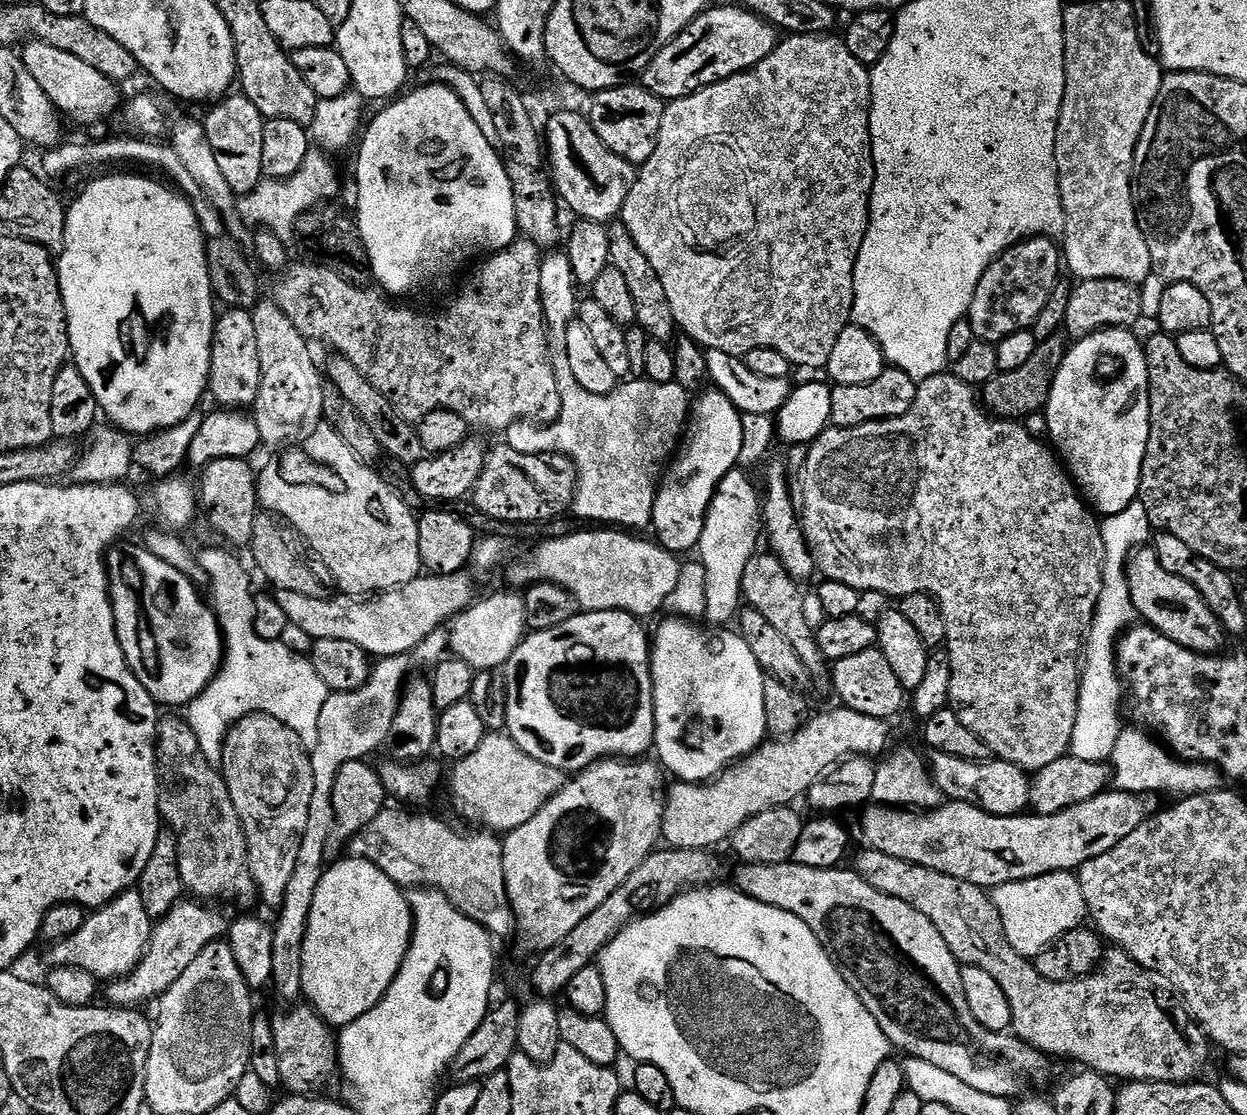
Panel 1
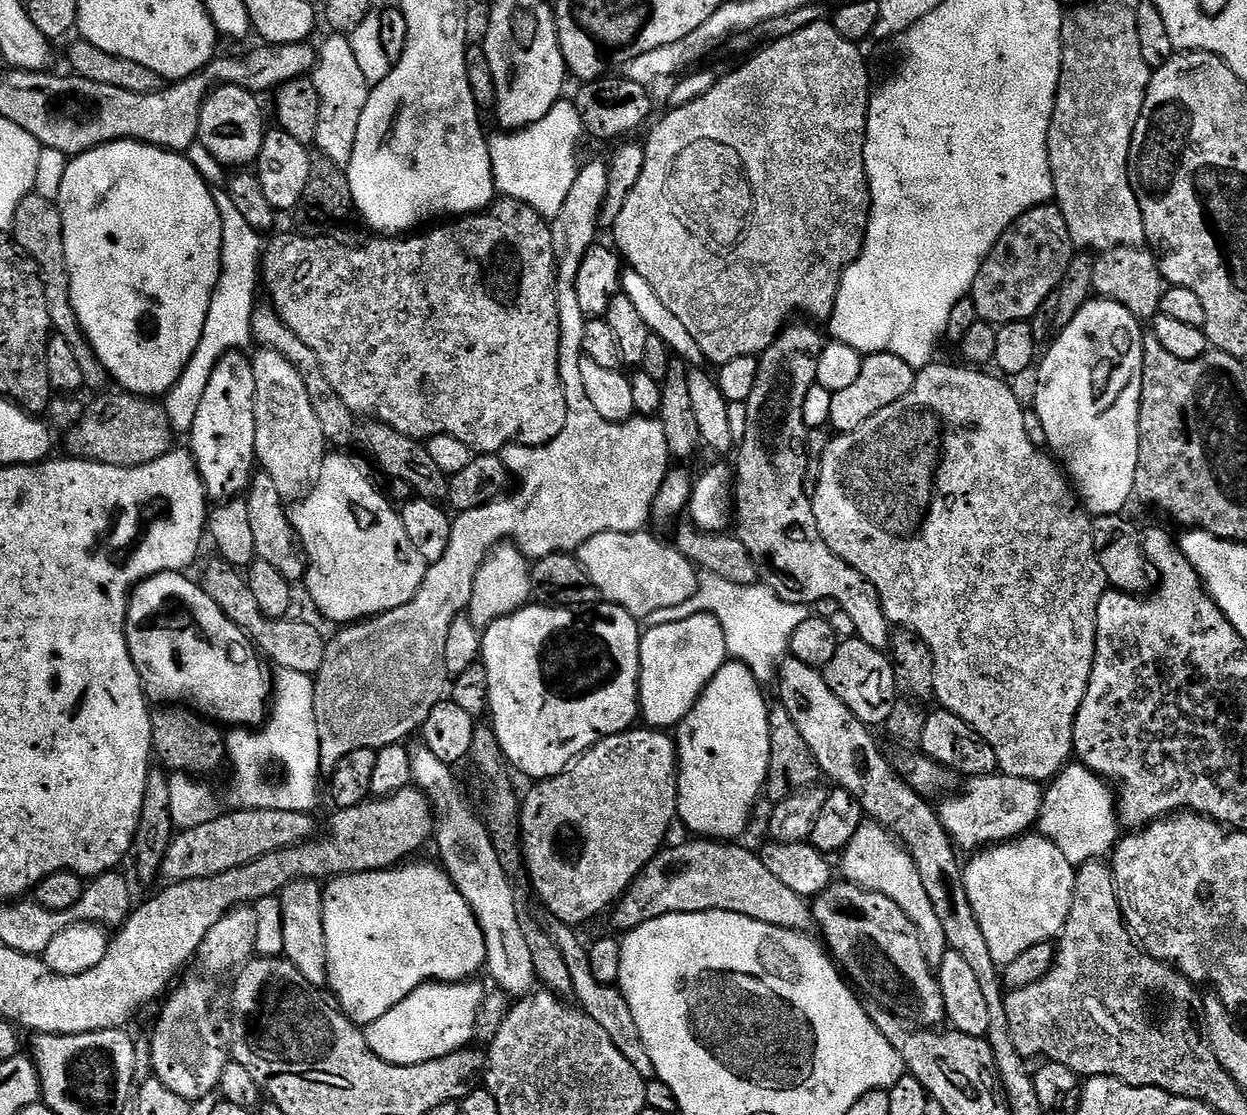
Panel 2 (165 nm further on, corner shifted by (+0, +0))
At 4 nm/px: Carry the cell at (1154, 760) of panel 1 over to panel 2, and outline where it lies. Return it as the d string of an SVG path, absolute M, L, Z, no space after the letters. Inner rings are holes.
M1072 762L1065 765L1045 789L1036 823L1039 833L1055 842L1075 868L1107 857L1119 841L1115 795L1109 788L1096 773L1079 762Z

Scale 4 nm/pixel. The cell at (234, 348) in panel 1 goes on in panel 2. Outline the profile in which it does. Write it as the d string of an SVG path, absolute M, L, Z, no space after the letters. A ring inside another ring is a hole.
M243 351L228 352L214 366L206 394L198 405L198 414L190 433L190 451L212 502L235 500L247 493L254 475L256 427L254 426L254 370Z

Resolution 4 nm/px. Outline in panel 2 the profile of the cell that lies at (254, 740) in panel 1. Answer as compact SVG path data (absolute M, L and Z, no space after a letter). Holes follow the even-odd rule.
M293 880L278 894L280 901L280 921L282 922L283 959L289 960L318 990L323 989L328 982L326 970L326 936L322 922L322 906L324 894L319 883L310 880Z

